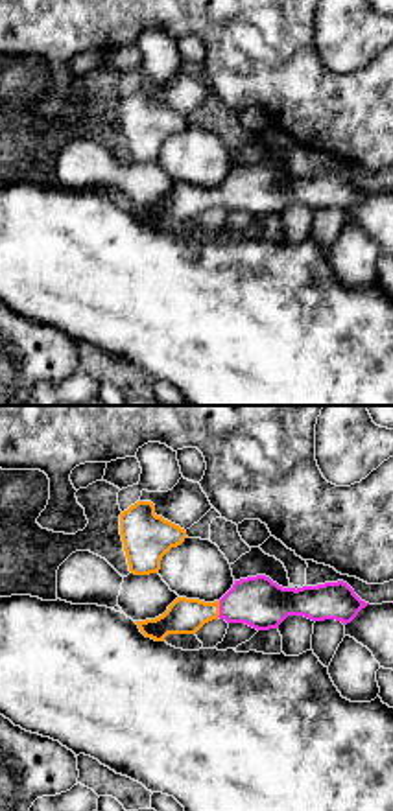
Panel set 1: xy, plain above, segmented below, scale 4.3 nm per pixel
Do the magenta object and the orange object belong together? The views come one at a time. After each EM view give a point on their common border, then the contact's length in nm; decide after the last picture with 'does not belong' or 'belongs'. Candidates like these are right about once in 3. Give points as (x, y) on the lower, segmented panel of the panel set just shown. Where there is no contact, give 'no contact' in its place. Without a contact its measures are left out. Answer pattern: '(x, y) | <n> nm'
(220, 609) | 70 nm

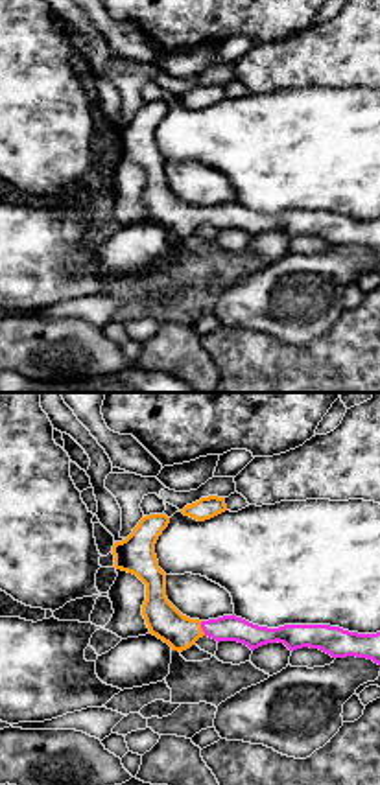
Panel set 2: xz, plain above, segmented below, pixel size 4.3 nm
(201, 627) | 70 nm

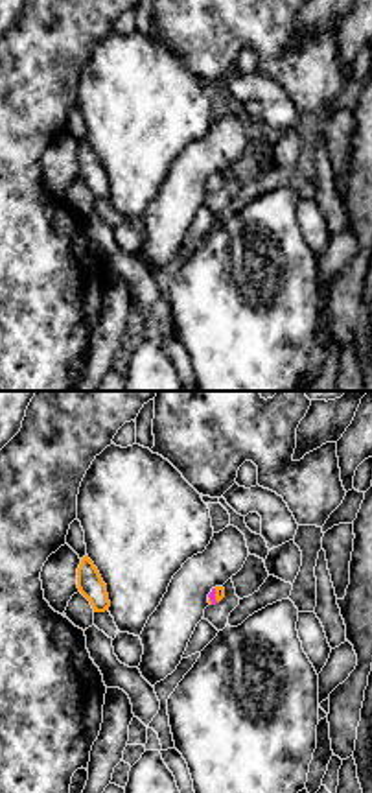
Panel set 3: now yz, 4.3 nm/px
(214, 596) | 80 nm

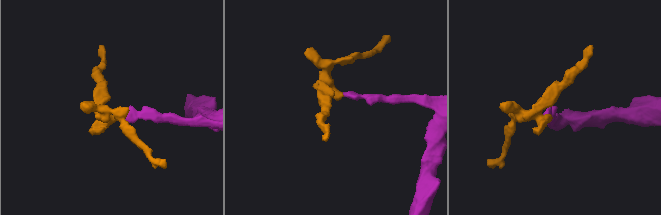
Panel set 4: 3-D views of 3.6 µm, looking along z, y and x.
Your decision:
belongs

